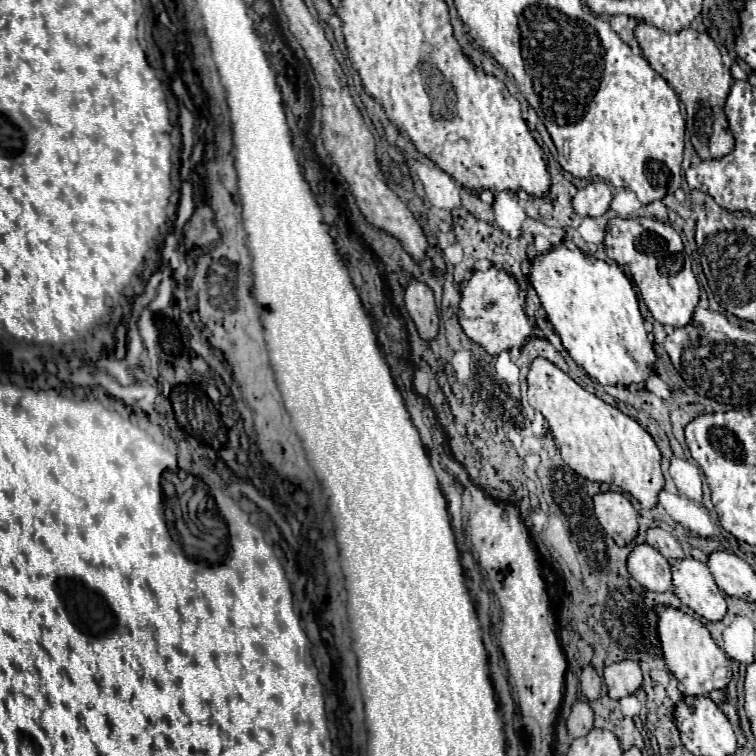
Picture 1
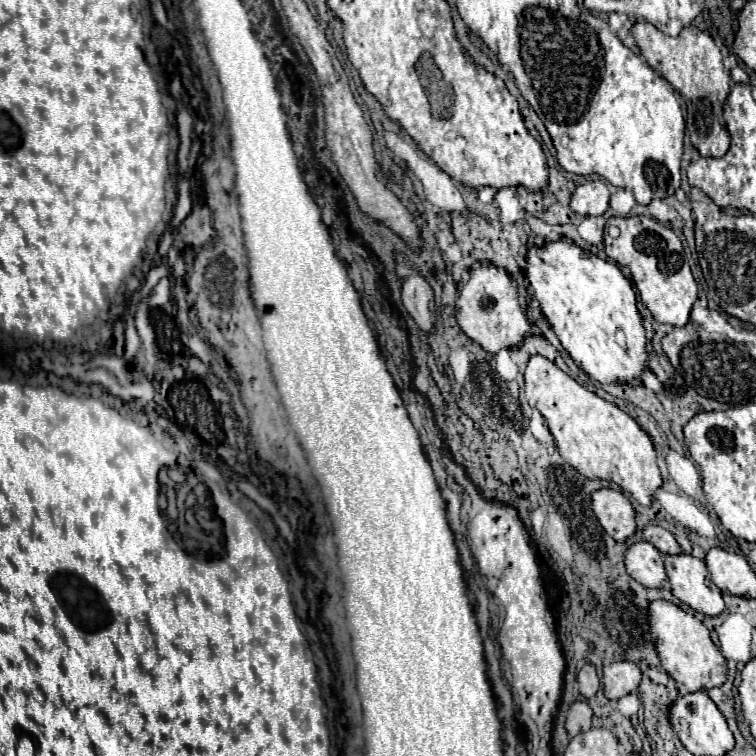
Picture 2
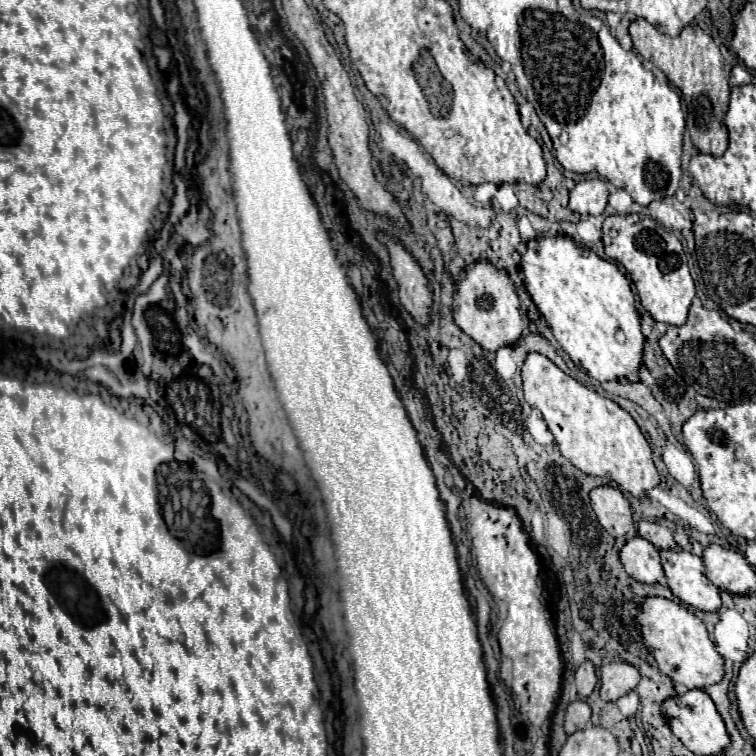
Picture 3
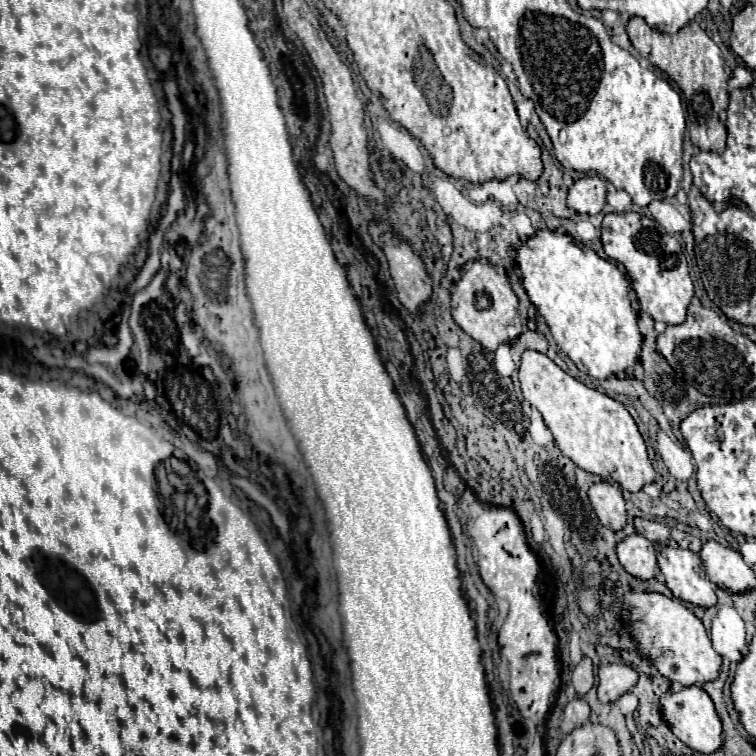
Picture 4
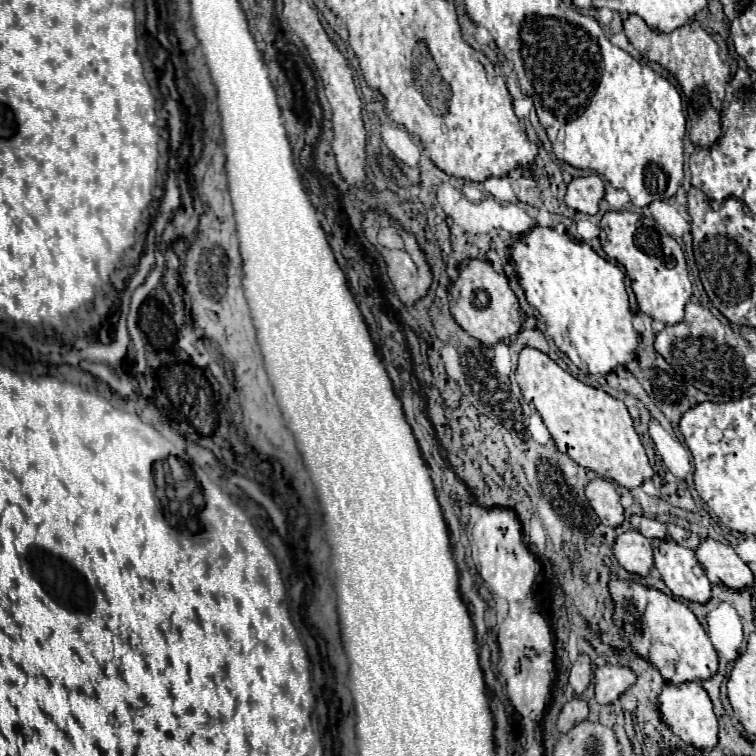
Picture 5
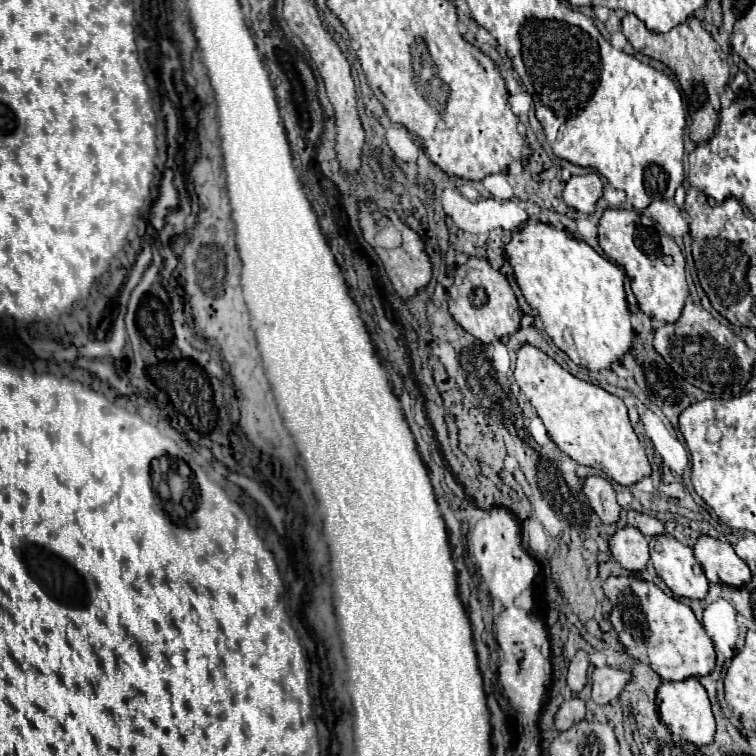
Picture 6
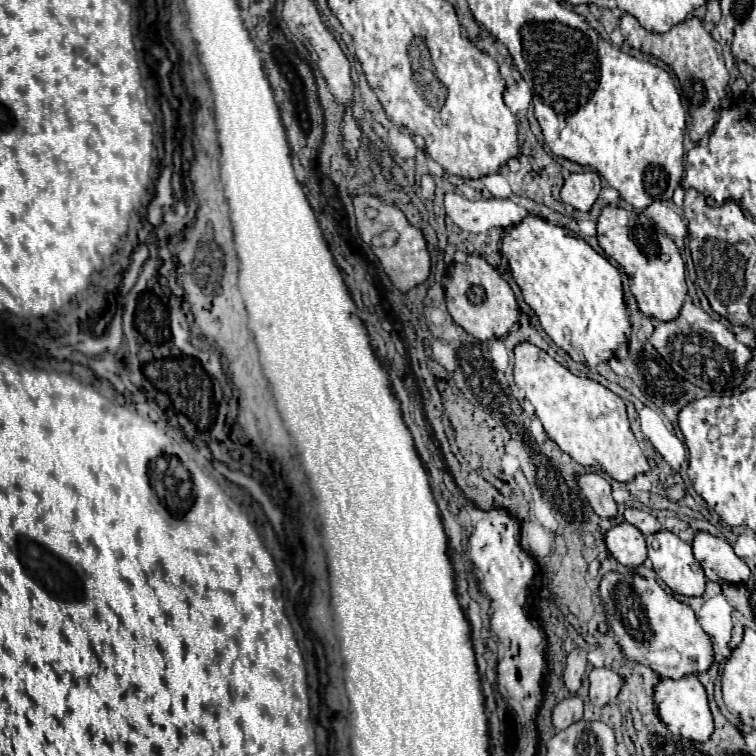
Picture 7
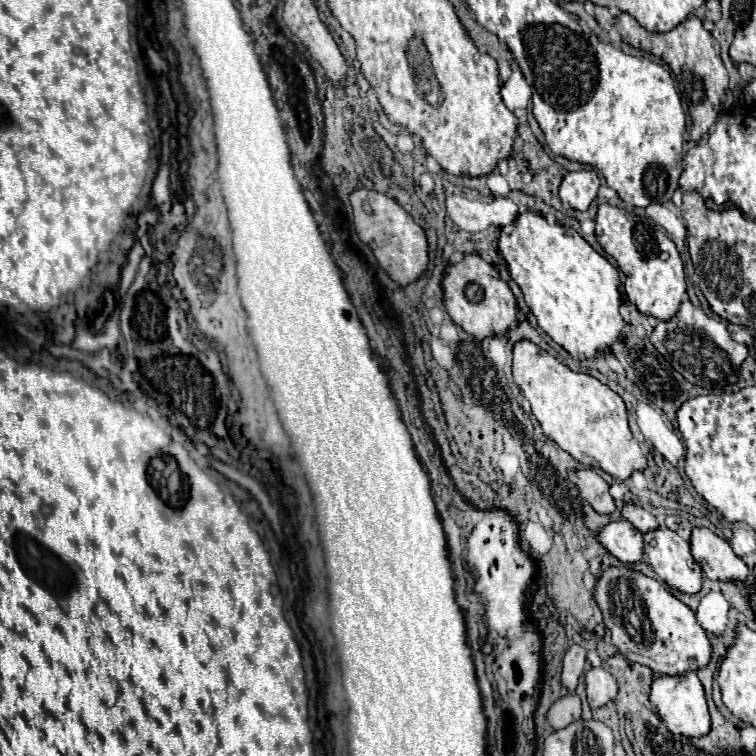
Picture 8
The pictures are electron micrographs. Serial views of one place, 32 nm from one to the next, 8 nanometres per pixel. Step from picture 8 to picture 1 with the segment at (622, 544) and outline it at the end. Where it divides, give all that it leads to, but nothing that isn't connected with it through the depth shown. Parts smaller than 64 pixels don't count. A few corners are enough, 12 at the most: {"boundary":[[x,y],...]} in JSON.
{"boundary":[[650,544],[634,546],[626,564],[648,590],[672,586],[666,558]]}

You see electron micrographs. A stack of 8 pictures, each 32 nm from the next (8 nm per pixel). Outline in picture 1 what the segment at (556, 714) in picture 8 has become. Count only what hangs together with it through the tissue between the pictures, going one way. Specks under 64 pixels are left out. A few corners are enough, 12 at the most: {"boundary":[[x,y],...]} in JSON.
{"boundary":[[574,702],[566,720],[570,736],[594,728],[594,712],[586,702]]}

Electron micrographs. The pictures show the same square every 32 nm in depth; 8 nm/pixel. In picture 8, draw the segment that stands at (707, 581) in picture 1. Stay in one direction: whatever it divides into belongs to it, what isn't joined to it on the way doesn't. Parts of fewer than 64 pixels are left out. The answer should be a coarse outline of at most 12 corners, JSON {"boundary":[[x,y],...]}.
{"boundary":[[660,526],[644,532],[644,554],[660,580],[696,594],[702,568],[690,544]]}

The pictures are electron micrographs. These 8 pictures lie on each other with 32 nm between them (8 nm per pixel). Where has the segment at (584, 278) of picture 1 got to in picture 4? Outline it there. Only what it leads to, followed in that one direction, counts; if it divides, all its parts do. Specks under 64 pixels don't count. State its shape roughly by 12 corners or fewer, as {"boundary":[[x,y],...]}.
{"boundary":[[568,234],[516,248],[558,348],[600,380],[632,374],[628,280]]}

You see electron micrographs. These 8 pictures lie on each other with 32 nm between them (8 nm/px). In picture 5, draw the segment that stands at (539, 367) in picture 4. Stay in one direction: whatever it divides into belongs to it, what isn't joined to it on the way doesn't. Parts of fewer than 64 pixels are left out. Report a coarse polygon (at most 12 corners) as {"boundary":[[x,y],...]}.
{"boundary":[[530,346],[516,382],[558,450],[630,490],[654,476],[622,400]]}

